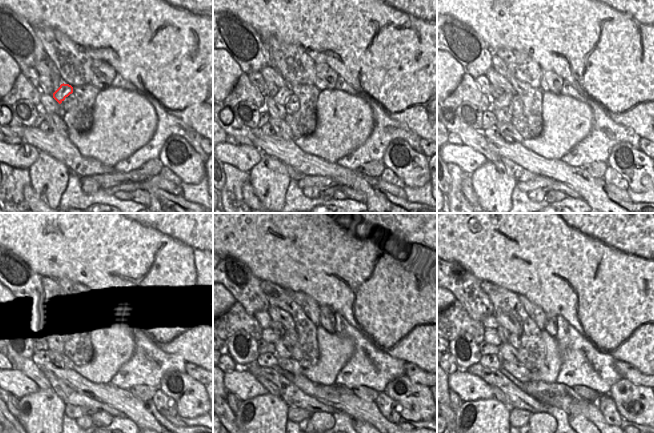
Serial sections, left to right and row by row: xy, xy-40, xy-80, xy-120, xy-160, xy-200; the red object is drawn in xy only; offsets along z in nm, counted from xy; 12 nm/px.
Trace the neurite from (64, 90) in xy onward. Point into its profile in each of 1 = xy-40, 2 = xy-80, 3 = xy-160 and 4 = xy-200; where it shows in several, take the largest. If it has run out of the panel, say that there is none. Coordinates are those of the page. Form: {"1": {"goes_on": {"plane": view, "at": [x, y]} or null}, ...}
{"1": {"goes_on": {"plane": "xy-40", "at": [281, 97]}}, "2": {"goes_on": {"plane": "xy-80", "at": [504, 100]}}, "3": {"goes_on": {"plane": "xy-160", "at": [268, 335]}}, "4": {"goes_on": {"plane": "xy-200", "at": [490, 336]}}}

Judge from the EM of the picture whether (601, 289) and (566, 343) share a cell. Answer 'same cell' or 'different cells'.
different cells

